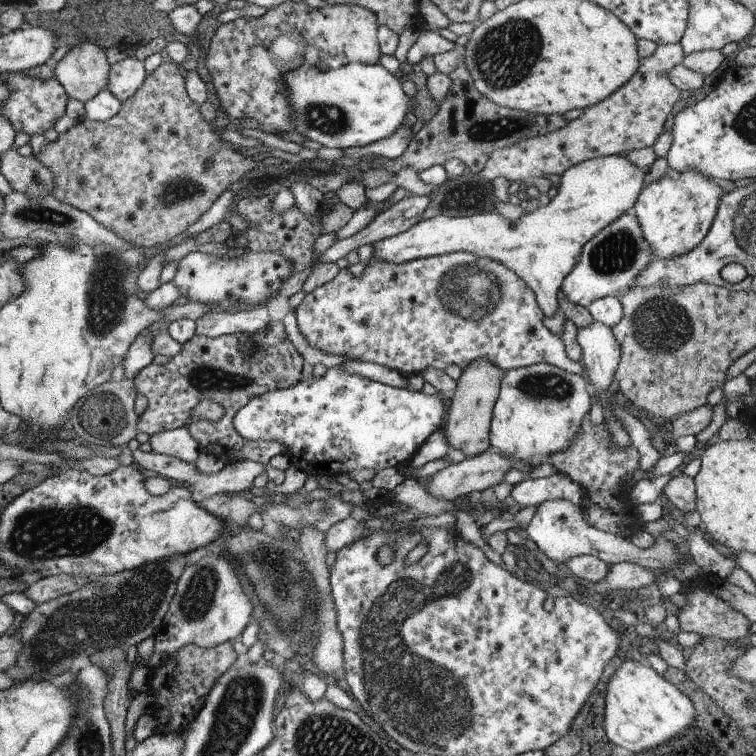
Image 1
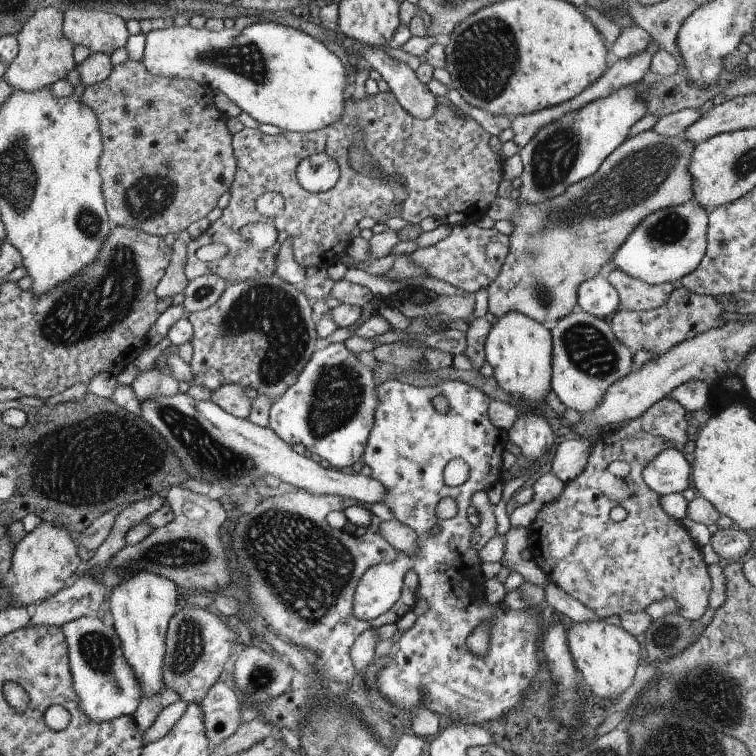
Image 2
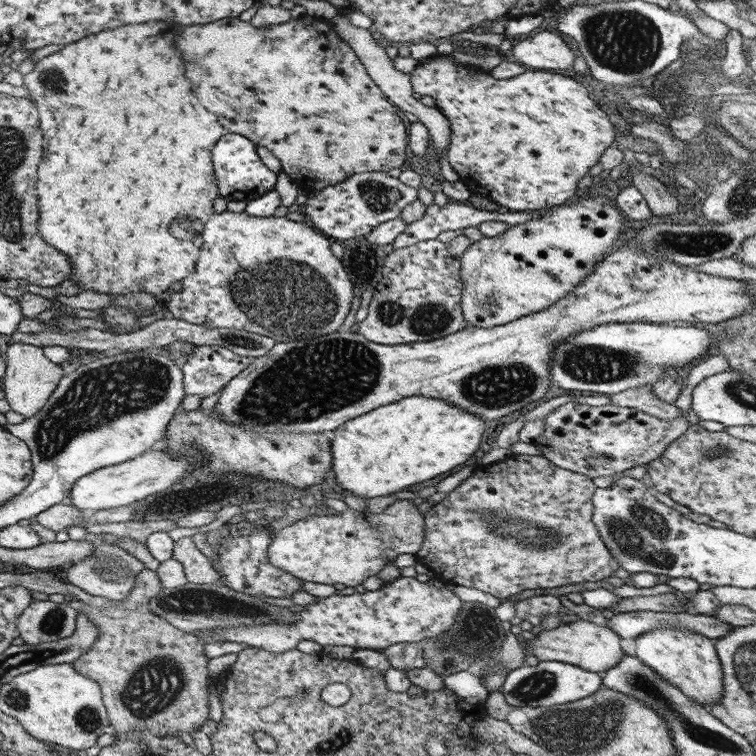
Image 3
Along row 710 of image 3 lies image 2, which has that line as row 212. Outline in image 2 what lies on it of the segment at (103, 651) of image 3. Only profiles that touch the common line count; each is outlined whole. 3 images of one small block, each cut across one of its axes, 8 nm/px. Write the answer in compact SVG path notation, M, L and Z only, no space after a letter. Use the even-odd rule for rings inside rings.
M126 60L121 64L115 65L105 80L92 85L87 85L80 101L93 109L98 120L98 129L102 140L102 153L98 160L98 171L101 177L100 192L104 198L104 209L112 224L121 225L127 228L136 228L153 236L167 236L186 229L191 222L209 214L217 204L217 198L225 191L229 191L234 174L236 171L235 157L232 153L231 137L232 134L225 127L226 118L214 105L215 92L206 86L201 86L191 79L180 79L177 77L156 77L152 75L139 61Z

